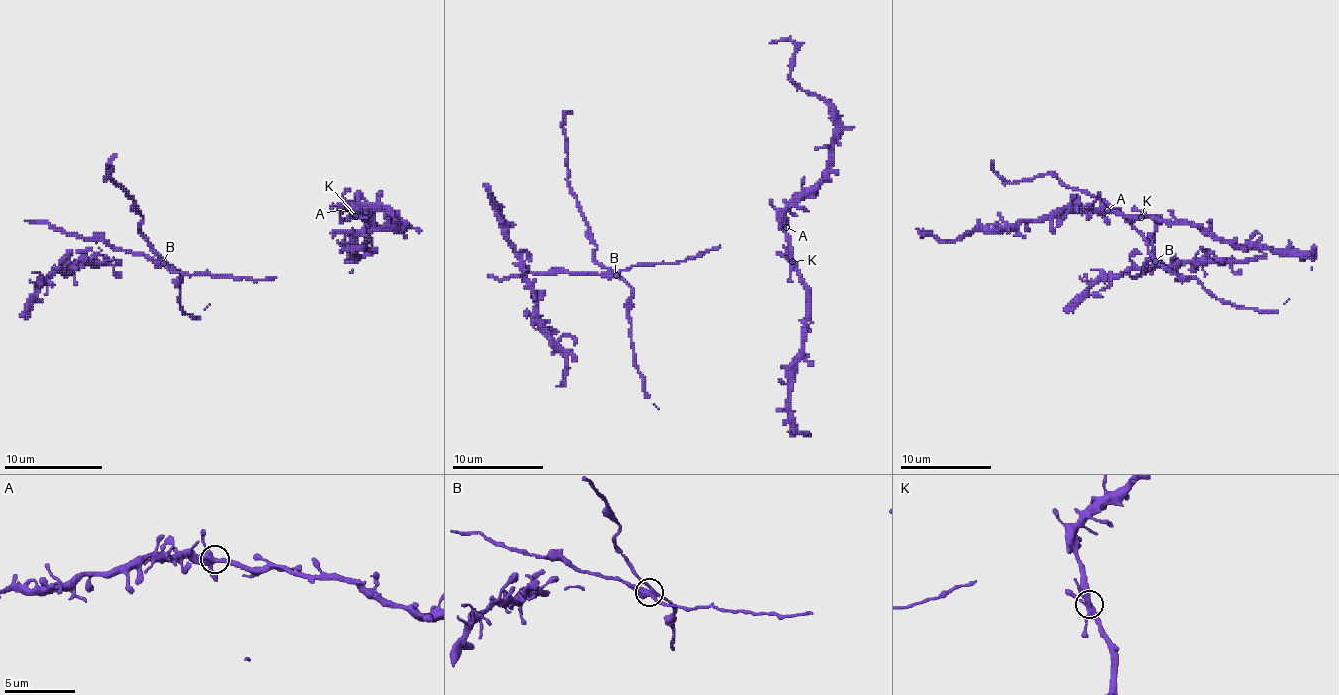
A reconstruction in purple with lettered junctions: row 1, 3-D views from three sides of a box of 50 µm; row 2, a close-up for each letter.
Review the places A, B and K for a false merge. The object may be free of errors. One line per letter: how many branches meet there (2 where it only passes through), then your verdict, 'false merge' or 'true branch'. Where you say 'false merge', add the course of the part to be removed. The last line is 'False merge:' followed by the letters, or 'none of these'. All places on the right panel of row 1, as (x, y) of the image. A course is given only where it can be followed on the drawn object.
A: branches 4; true branch
B: branches 4; false merge; course (1155, 260), (1152, 235), (1159, 224), (1155, 222)
K: branches 4; true branch
False merge: B

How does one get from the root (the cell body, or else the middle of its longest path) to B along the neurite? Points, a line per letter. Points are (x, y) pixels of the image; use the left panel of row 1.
B: (246, 277), (187, 275), (175, 272), (163, 262)

